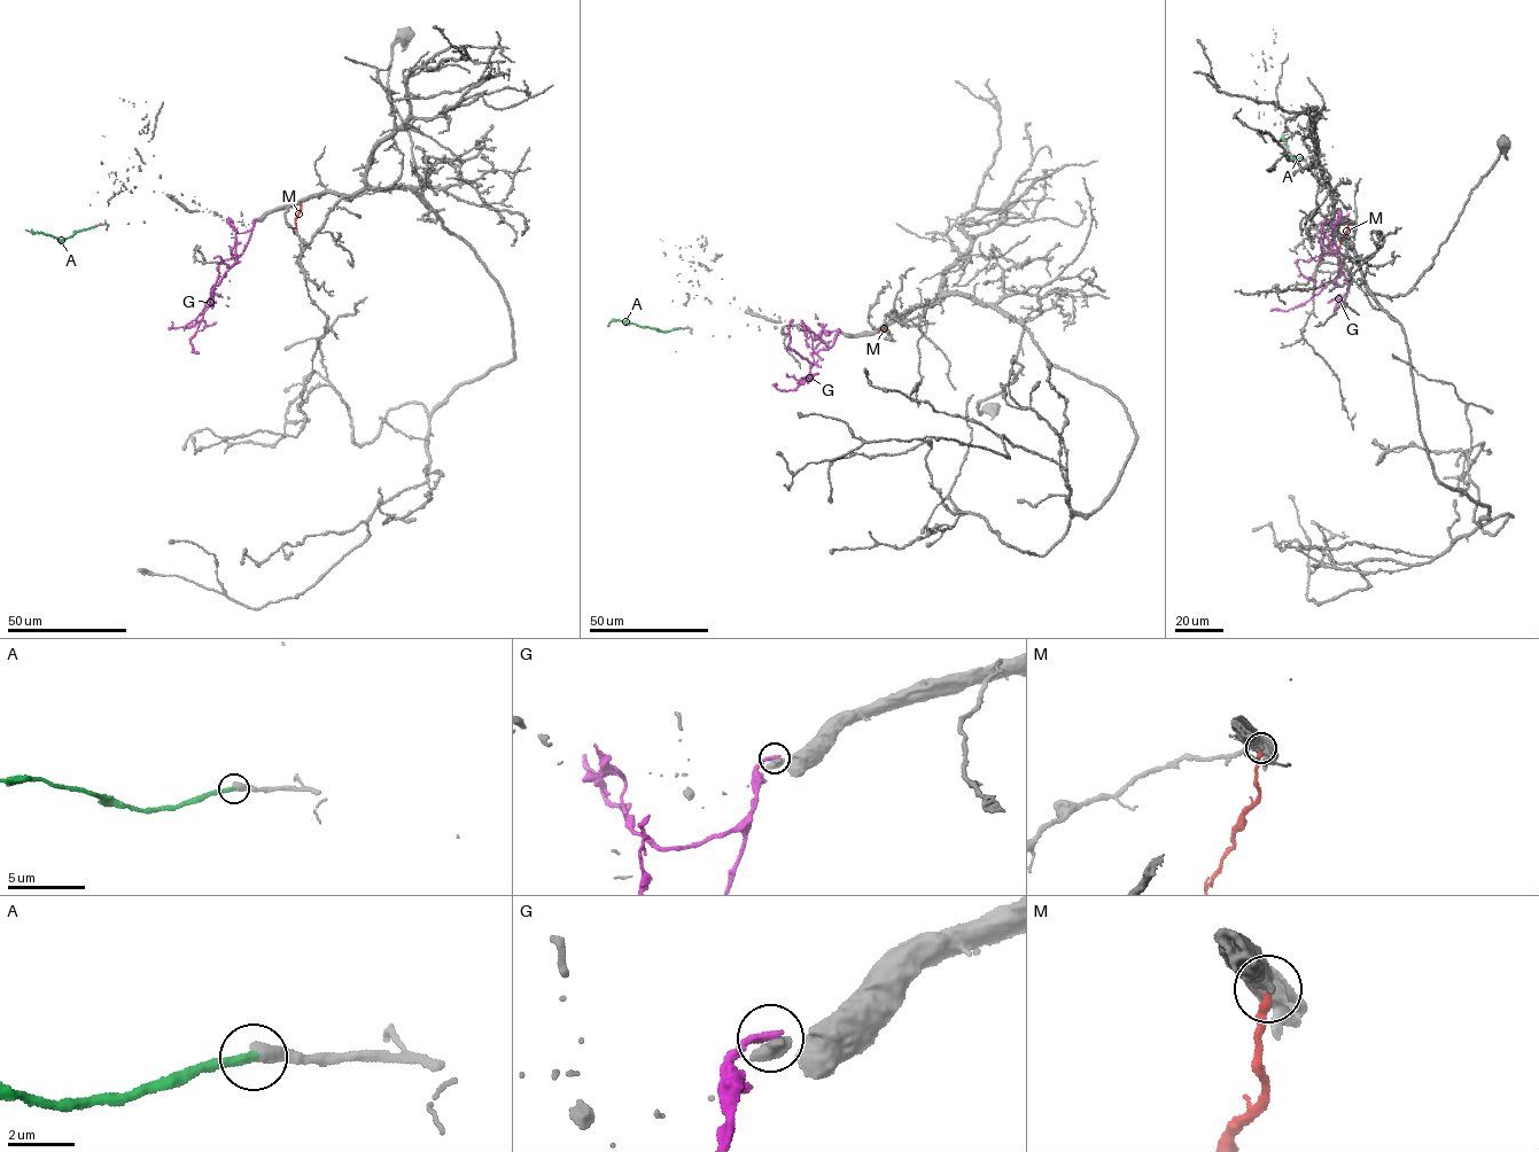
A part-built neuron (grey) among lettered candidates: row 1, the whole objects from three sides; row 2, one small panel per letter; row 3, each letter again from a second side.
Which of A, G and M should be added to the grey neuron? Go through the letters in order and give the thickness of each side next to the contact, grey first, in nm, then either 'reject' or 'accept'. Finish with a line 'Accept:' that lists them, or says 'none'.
A: 460 nm thick on the grey side, 320 nm on the other; accept
G: 500 nm thick on the grey side, 280 nm on the other; reject
M: 850 nm thick on the grey side, 260 nm on the other; reject
Accept: A

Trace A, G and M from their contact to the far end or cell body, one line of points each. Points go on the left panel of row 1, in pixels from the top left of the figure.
A: (94, 226), (63, 239), (25, 230)
G: (256, 218), (243, 251), (219, 264), (214, 294), (189, 340), (192, 350), (197, 352)
M: (301, 202), (294, 234)

